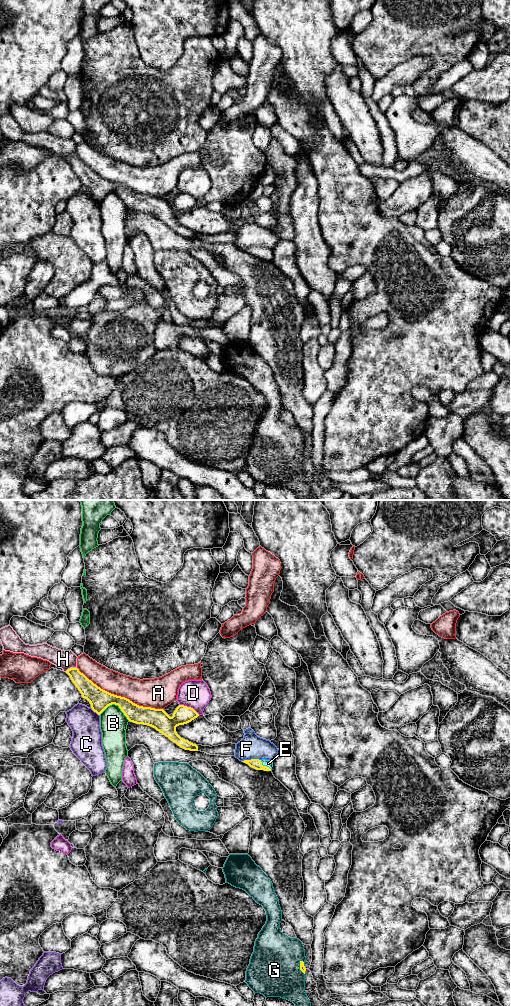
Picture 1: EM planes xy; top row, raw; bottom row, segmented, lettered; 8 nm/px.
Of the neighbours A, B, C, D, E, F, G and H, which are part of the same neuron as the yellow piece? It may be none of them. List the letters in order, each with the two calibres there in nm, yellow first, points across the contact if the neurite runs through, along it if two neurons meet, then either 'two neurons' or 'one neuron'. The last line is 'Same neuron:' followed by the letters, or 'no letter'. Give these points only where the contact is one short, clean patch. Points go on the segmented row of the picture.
A: 160 nm thick on the yellow side, 220 nm on the other; two neurons
B: 160 nm thick on the yellow side, 220 nm on the other; two neurons
C: 160 nm thick on the yellow side, 240 nm on the other; two neurons
D: 150 nm thick on the yellow side, 220 nm on the other; two neurons
E: 80 nm thick on the yellow side, 60 nm on the other; runs through xy (254, 763), (264, 766), (268, 763); one neuron
F: 80 nm thick on the yellow side, 190 nm on the other; two neurons
G: 50 nm thick on the yellow side, 420 nm on the other; two neurons
H: 140 nm thick on the yellow side, 140 nm on the other; border along xy (76, 667), (70, 667), (65, 671); two neurons
Same neuron: E

